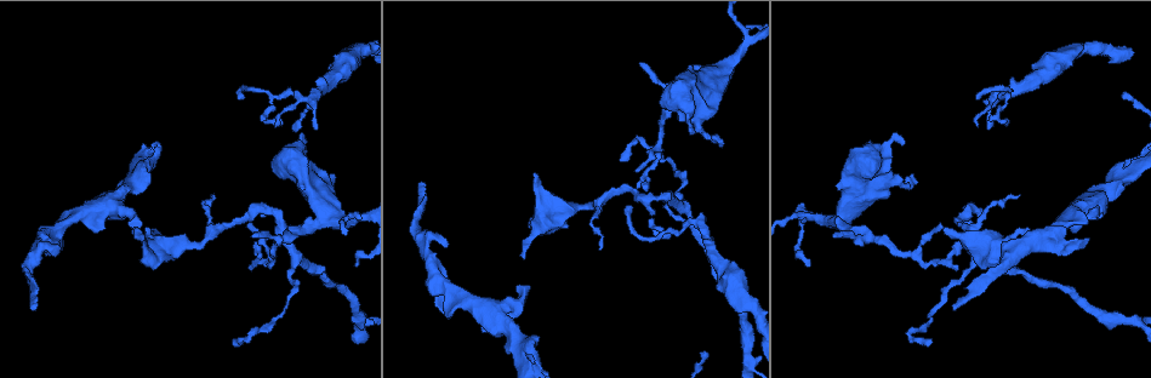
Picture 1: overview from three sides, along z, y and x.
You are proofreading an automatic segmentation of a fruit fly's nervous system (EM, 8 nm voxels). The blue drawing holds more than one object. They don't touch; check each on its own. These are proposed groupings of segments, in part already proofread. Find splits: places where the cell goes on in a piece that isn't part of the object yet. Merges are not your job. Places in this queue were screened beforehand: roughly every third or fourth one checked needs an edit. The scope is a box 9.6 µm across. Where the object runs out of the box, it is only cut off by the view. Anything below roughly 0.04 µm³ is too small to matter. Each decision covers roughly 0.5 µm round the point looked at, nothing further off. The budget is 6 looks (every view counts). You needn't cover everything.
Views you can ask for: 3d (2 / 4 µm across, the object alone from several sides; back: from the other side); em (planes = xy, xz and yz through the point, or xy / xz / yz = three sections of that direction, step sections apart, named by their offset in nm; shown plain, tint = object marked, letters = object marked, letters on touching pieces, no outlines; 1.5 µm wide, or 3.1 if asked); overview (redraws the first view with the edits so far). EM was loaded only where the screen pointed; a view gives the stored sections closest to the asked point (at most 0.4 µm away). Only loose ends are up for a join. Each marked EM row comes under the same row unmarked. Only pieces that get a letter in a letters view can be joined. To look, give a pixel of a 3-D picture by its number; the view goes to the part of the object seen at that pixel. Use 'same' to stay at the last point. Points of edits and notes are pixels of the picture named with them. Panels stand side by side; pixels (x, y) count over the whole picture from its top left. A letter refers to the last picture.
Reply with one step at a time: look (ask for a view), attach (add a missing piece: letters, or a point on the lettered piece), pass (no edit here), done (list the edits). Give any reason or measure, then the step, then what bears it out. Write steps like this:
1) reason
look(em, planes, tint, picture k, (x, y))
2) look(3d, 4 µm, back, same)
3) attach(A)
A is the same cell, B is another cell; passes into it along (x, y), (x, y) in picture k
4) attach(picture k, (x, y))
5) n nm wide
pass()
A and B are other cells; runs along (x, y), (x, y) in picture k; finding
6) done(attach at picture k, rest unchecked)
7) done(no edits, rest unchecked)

branch stops here
look(em, planes, tint, picture 1, (253, 237))

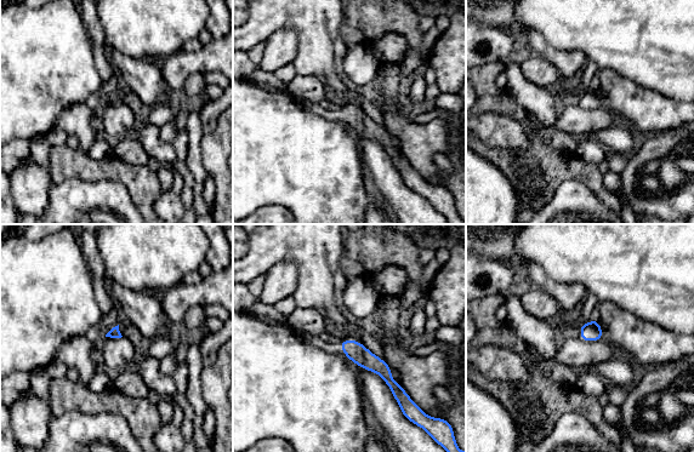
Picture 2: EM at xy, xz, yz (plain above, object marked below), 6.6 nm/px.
look(em, planes, letters, same)

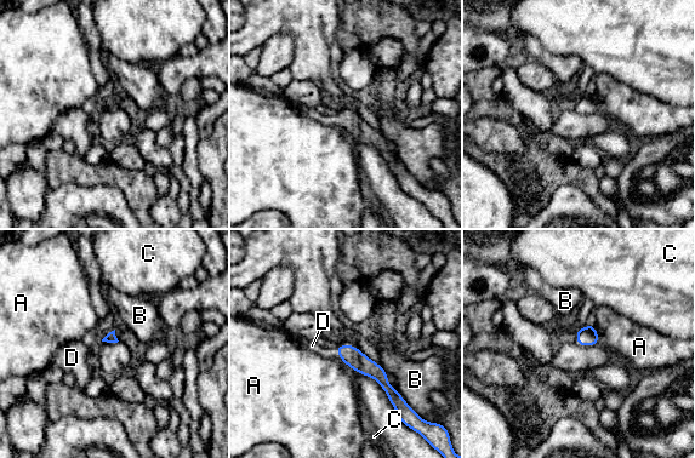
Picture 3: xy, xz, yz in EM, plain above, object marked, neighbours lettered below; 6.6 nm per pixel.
attach(D)
D is the same cell, A, B and C are other cells; passes into it along (352, 356), (337, 353), (312, 345) in picture 3; the cell continues

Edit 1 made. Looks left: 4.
look(overview)

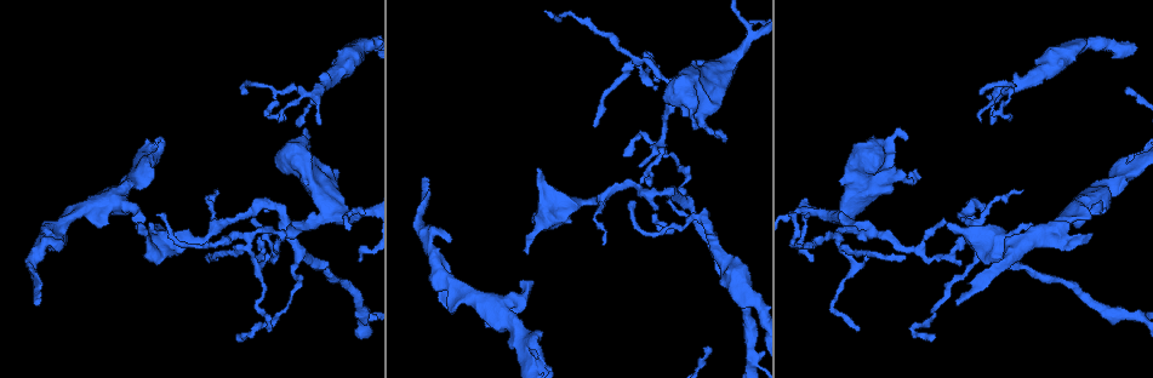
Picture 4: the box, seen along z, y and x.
long arm stops here
look(em, xz, step 4, tint, picture 4, (933, 338))

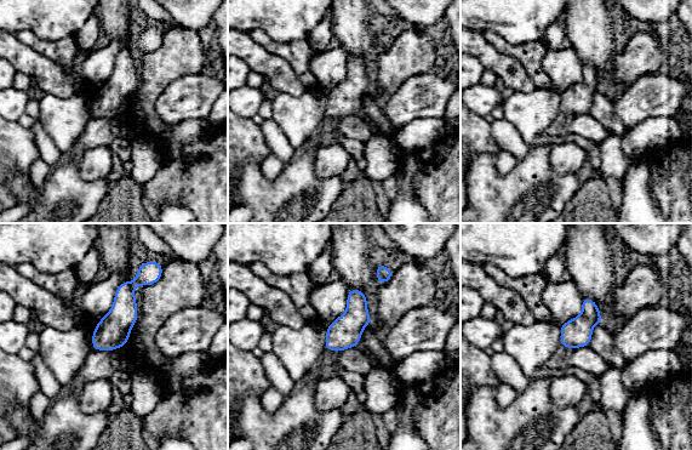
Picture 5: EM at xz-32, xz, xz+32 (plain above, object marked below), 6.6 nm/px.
look(em, xz, step 4, letters, same)

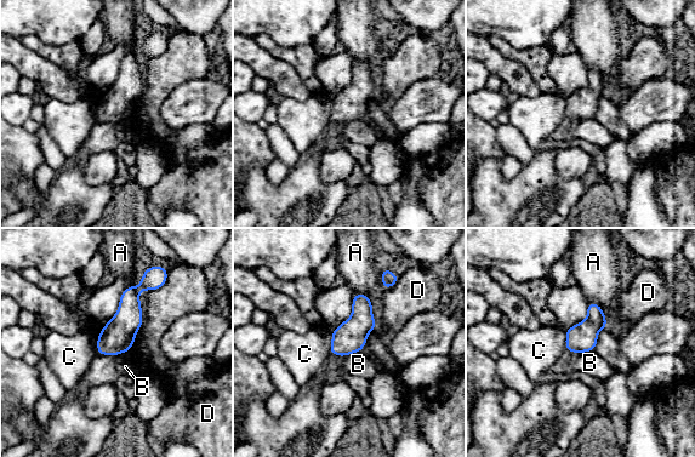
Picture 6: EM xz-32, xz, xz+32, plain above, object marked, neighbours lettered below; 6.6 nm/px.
D touches over 260 nm
pass()
A, B, C and D are other cells; runs along (153, 283), (130, 297), (127, 321), (101, 352) in picture 6; none of them fits

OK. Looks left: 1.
done(attach at picture 3, rest unchecked)

